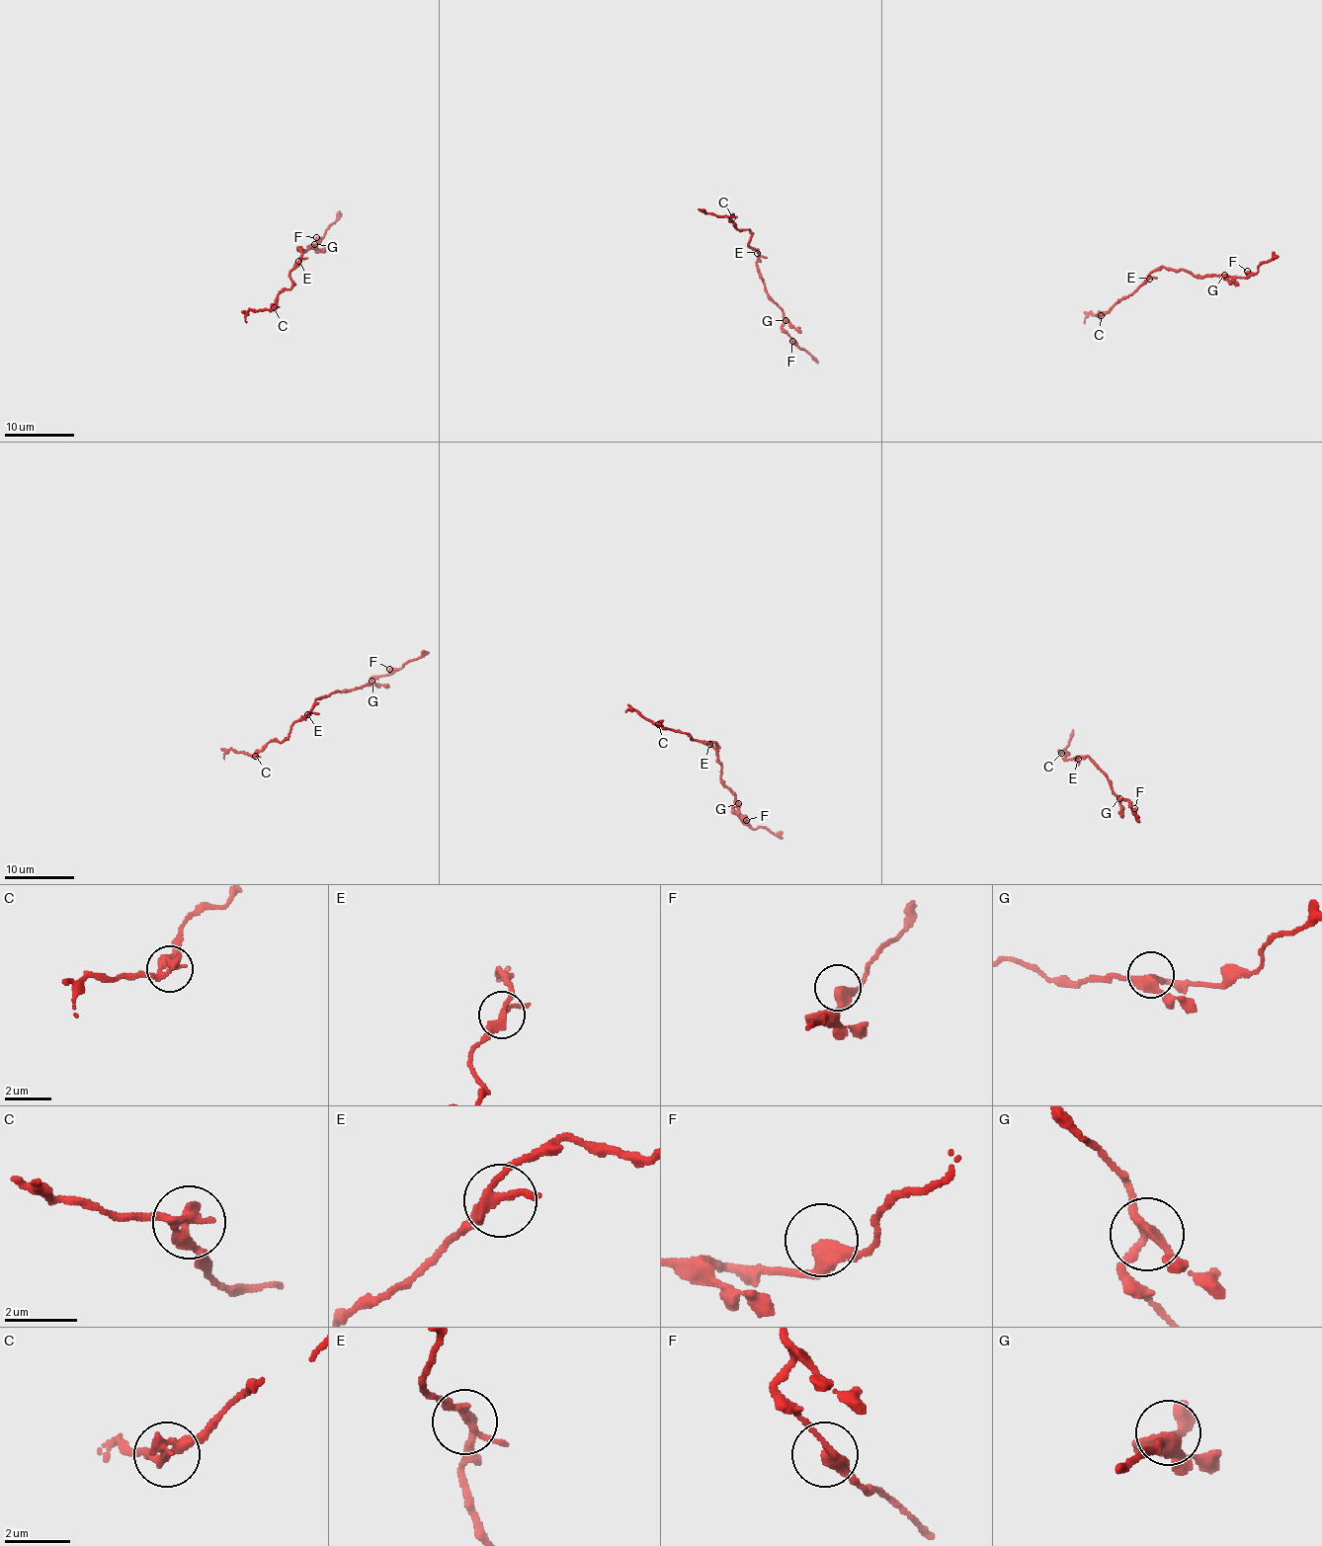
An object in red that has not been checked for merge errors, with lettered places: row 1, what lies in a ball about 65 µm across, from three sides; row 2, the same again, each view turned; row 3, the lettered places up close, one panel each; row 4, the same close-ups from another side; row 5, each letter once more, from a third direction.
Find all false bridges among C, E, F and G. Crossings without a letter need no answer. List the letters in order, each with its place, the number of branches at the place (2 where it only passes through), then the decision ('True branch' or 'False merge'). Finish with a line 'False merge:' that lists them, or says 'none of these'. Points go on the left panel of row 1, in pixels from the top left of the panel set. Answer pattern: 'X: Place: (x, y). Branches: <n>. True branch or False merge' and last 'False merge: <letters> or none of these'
C: Place: (274, 307). Branches: 2. False merge
E: Place: (298, 261). Branches: 3. True branch
F: Place: (316, 237). Branches: 2. True branch
G: Place: (314, 244). Branches: 3. True branch
False merge: C

